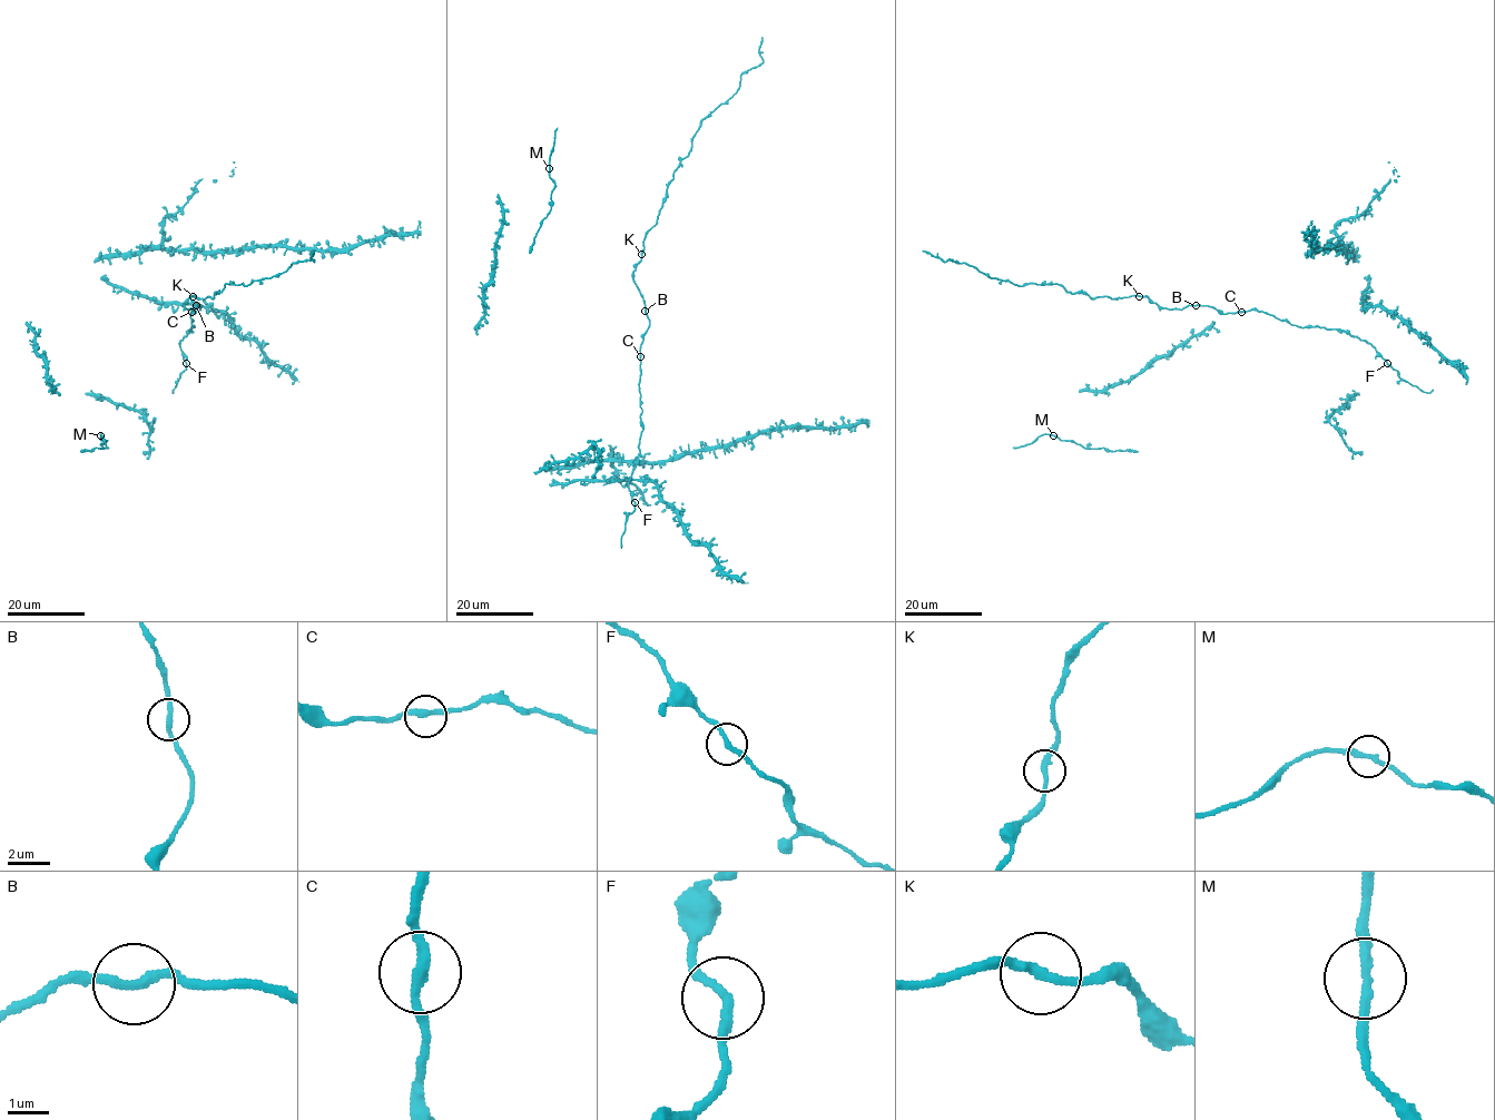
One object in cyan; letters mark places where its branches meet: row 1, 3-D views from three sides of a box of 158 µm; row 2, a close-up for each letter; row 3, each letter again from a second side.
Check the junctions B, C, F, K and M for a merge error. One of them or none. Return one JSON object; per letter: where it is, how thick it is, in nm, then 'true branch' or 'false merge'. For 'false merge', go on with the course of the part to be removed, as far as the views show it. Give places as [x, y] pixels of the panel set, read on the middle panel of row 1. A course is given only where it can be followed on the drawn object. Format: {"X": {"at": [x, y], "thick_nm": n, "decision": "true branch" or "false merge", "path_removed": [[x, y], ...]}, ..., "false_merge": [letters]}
{"B": {"at": [645, 311], "thick_nm": 240, "decision": "true branch"}, "C": {"at": [640, 356], "thick_nm": 240, "decision": "true branch"}, "F": {"at": [635, 502], "thick_nm": 220, "decision": "true branch"}, "K": {"at": [641, 254], "thick_nm": 240, "decision": "true branch"}, "M": {"at": [549, 168], "thick_nm": 240, "decision": "true branch"}, "false_merge": []}

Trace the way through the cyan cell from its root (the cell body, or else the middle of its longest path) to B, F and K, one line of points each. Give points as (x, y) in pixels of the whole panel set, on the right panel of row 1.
B: (1335, 330), (1297, 326), (1253, 310), (1219, 313), (1207, 305), (1196, 305)
F: (1335, 330), (1348, 332), (1369, 343), (1387, 363)
K: (1335, 330), (1297, 326), (1253, 310), (1219, 313), (1198, 304), (1168, 310), (1139, 295)

